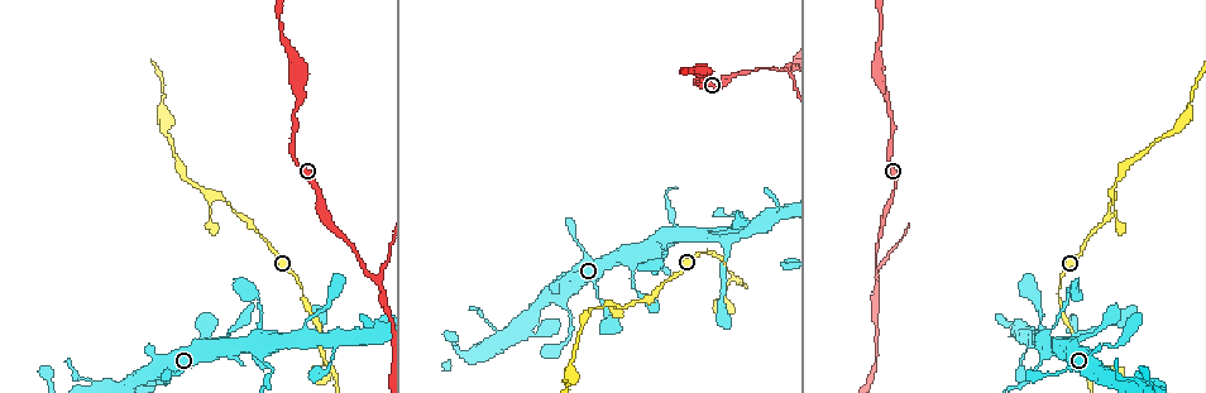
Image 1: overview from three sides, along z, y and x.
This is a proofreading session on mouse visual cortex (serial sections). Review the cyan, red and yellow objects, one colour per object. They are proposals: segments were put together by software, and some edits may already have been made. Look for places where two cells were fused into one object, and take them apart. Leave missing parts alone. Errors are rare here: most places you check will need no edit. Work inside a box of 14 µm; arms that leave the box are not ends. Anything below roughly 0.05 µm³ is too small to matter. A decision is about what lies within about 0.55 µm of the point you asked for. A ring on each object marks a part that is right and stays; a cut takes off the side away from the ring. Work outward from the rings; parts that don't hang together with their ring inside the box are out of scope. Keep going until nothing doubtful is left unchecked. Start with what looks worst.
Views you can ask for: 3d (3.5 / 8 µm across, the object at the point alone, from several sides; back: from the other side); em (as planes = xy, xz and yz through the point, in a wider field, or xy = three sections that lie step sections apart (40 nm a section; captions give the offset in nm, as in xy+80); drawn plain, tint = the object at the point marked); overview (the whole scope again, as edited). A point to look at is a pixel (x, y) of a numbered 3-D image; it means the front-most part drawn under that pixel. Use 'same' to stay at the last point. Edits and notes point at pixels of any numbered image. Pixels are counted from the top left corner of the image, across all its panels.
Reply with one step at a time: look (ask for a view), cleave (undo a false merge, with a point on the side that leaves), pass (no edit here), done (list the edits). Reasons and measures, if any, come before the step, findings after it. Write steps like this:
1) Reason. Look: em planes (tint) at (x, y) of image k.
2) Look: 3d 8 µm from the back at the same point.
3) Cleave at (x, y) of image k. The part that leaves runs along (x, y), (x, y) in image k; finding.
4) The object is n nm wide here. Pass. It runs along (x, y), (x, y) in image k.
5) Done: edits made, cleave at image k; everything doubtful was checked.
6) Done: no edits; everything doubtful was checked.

A fork. Look: 3d 8 µm from the back at (616, 306) of image 1.

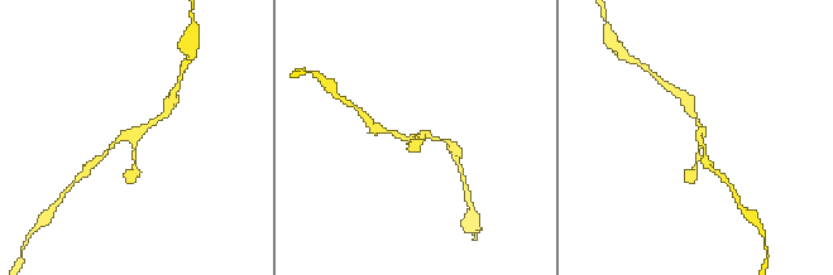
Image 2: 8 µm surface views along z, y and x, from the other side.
Closer look. Look: 3d 3.5 µm at (127, 136) of image 2.

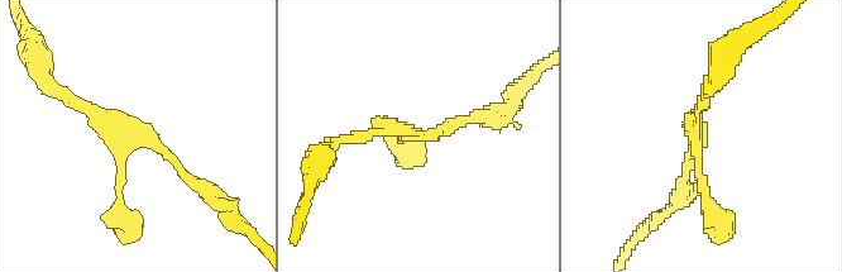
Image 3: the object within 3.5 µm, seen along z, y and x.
3 arms meet here; the arms are 100, 150, 150 nm wide; need the tissue. Look: em xy step 5 (tint) at (413, 135) of image 3.

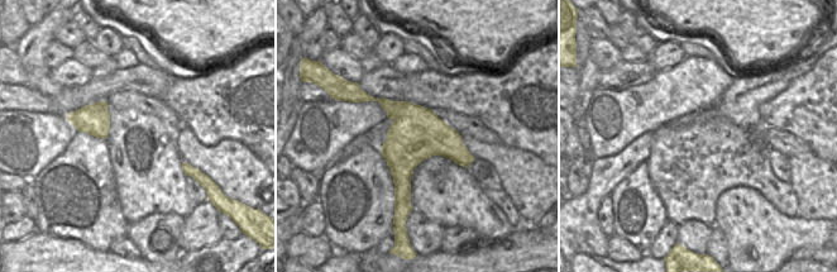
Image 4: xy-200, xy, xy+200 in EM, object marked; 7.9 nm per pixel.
Pass. It runs along (196, 185), (151, 138), (115, 130), (61, 92) in image 3; continuous, no second cell.

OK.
Sudden change in width. Look: 3d 3.5 µm at (328, 362) of image 1.

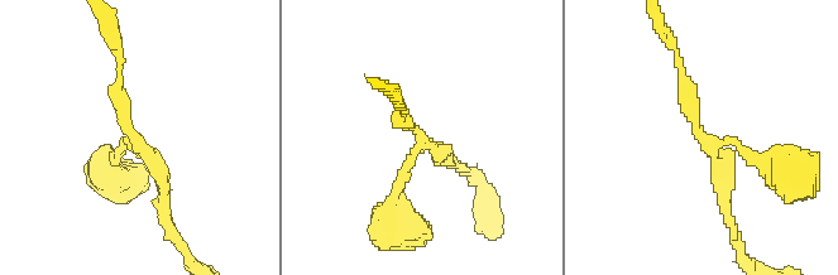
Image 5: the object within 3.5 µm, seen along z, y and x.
3 arms meet here; the arms are 200, 200, 200 nm wide. Look: em xy step 3 (tint) at (137, 142) of image 5.

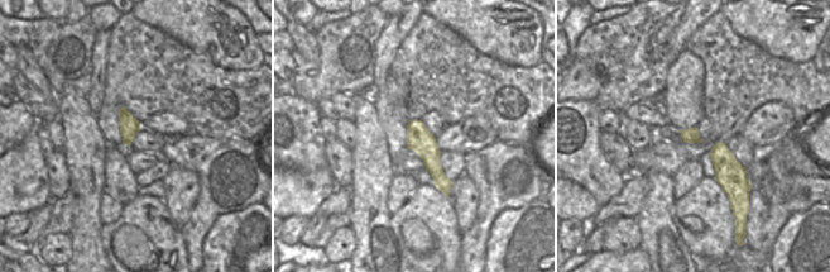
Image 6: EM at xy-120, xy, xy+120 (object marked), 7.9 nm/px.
Pass. It runs along (683, 72), (698, 135), (779, 173) in image 5; continuous, no second cell.

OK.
Sharp bend. Look: 3d 3.5 µm at (879, 279) of image 1.

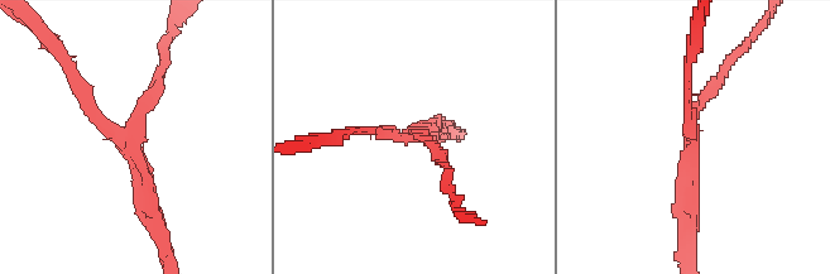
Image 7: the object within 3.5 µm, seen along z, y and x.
3 arms meet here; the arms are 150, 150, 200 nm wide; shape alone is not enough. Look: em xy step 5 (tint) at (402, 139) of image 7.

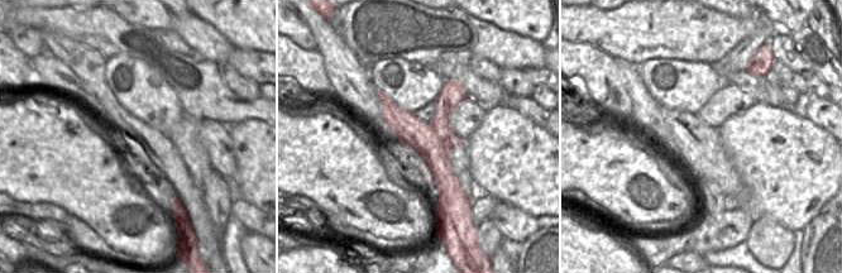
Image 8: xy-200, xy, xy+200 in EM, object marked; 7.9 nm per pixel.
Cleave at (720, 80) of image 7. The part that leaves runs along (697, 109), (720, 73), (753, 34) in image 7; two cells meet here.

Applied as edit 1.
Small branch off a trunk. Look: 3d 3.5 µm at (658, 234) of image 1.

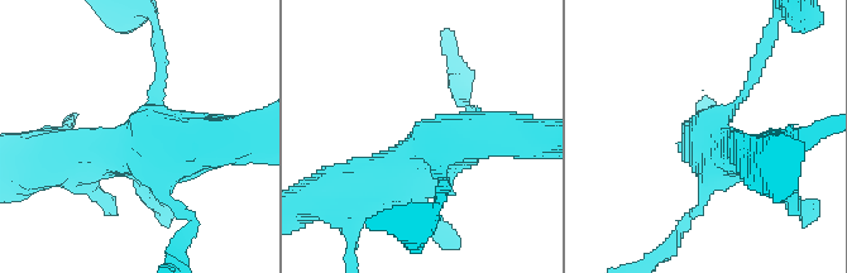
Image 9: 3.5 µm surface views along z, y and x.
Now the EM. Look: em xy step 3 (tint) at (713, 137) of image 9.

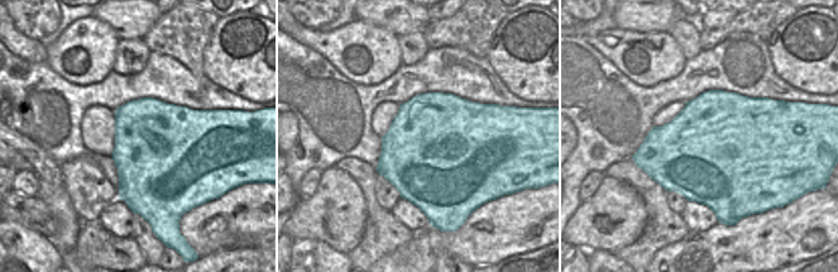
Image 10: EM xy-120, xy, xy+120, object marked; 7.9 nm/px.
Look: em xy step 1 (tint) at the same point.

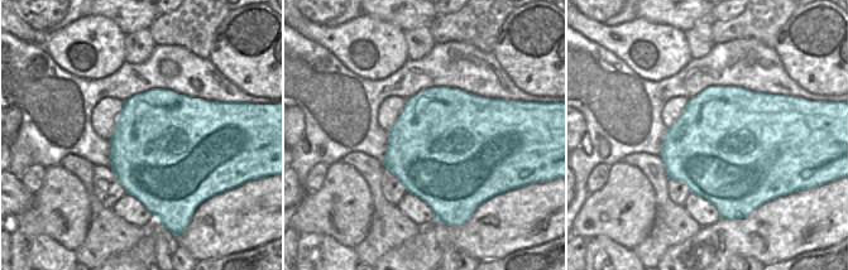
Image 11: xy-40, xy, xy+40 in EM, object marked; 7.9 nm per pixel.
Pass. It runs along (353, 194), (465, 135), (505, 135) in image 9; all the same cell.

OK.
Done: edits made, cleave at image 7; everything doubtful was checked.

